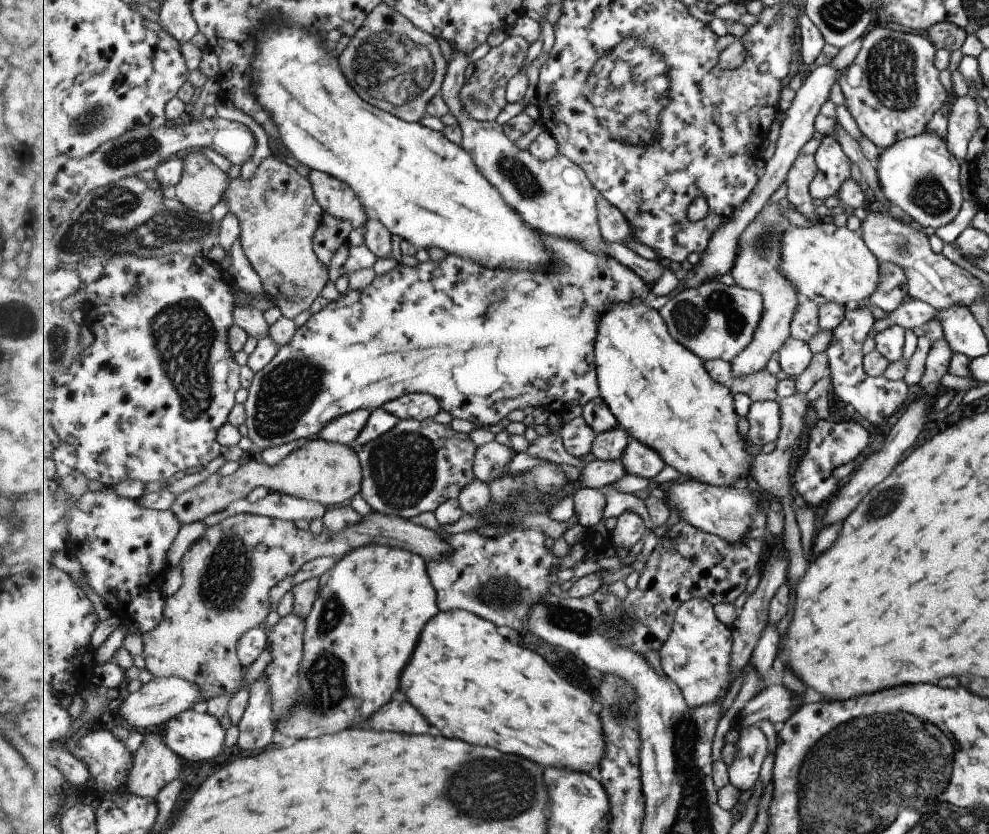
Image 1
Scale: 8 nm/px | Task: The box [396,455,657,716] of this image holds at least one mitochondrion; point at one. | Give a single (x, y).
(502, 595)

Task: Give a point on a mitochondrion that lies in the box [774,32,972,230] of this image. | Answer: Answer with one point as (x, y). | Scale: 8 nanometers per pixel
(891, 72)

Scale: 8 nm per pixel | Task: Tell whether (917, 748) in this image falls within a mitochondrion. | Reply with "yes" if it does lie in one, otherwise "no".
yes

